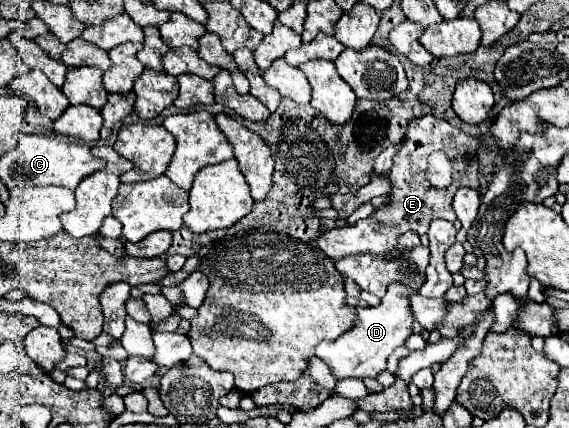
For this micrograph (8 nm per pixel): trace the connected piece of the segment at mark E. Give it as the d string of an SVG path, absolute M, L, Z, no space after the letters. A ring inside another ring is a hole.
M423 115L419 119L413 119L407 125L407 133L403 137L401 149L393 157L393 167L389 171L391 189L387 193L389 203L375 209L373 215L357 221L353 227L323 229L323 235L317 241L319 247L331 259L341 259L341 257L355 255L355 253L381 255L385 251L391 251L397 245L397 239L407 231L425 235L433 219L455 221L455 211L453 211L451 201L457 189L479 187L479 161L469 161L469 159L475 159L477 149L479 149L479 141L475 137L463 133L461 129L449 125L443 119L437 119L433 115ZM433 151L443 151L447 159L453 163L453 183L445 189L433 187L427 181L427 159Z

